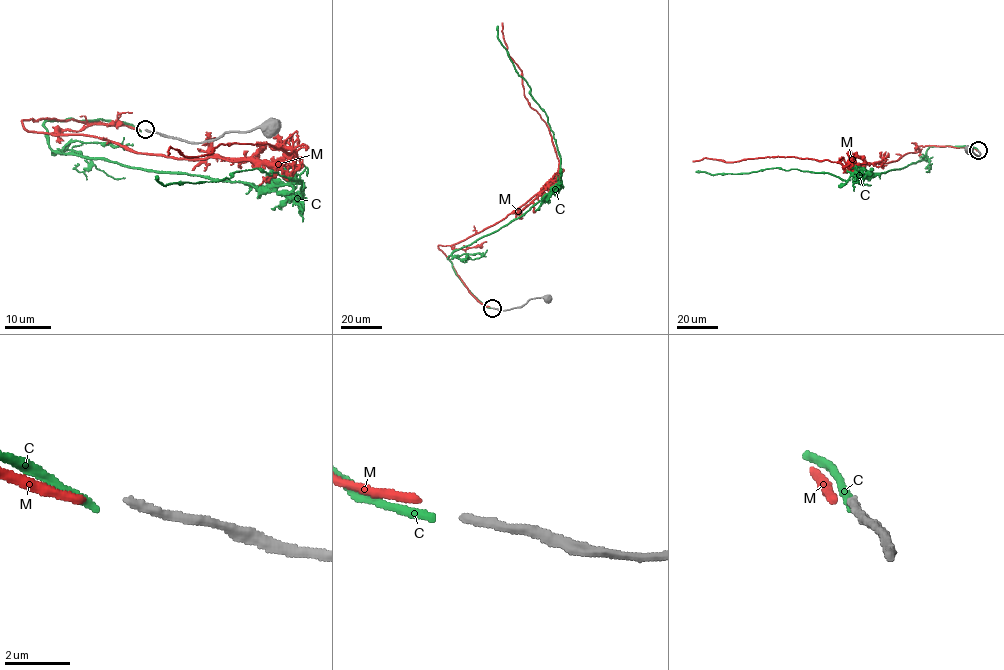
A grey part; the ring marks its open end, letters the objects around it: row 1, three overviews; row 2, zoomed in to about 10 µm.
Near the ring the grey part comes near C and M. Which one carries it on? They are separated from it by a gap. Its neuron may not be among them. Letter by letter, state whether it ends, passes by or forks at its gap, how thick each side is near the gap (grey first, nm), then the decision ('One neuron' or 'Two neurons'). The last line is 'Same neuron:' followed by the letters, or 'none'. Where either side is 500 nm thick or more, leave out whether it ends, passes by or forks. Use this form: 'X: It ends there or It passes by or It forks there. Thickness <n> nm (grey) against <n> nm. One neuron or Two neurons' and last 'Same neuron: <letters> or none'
C: It ends there. Thickness 260 nm (grey) against 280 nm. Two neurons
M: It ends there. Thickness 260 nm (grey) against 240 nm. Two neurons
Same neuron: none

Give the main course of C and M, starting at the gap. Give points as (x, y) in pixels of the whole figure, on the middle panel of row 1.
C: (490, 308), (467, 289), (448, 258), (522, 216), (561, 182), (560, 155), (547, 116), (518, 75), (497, 26)
M: (489, 307), (469, 292), (438, 246), (455, 244), (495, 224), (559, 176), (549, 128), (525, 97), (502, 22)

